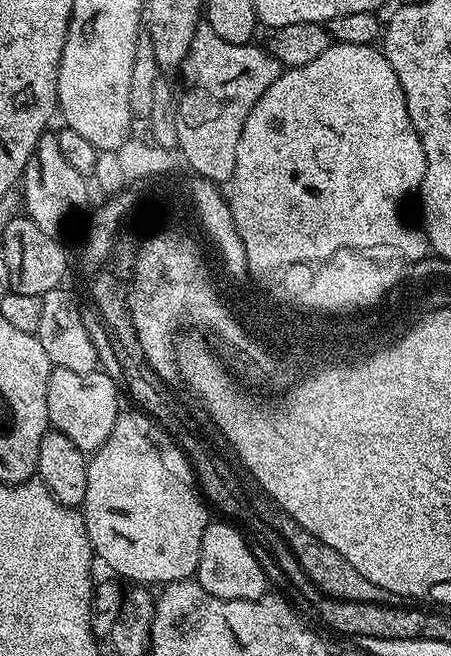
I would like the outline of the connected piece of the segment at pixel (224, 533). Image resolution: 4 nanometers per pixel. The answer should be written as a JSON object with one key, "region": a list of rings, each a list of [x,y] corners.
{"region":[[[210,522],[202,534],[200,561],[194,577],[197,584],[210,594],[227,600],[258,600],[265,595],[264,588],[269,587],[267,578],[259,565],[260,556],[252,553],[244,536],[232,524]]]}

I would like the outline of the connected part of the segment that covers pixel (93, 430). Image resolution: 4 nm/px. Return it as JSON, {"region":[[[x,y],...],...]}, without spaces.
{"region":[[[53,368],[46,386],[46,410],[49,425],[55,431],[66,434],[78,450],[85,454],[96,452],[110,438],[114,422],[122,415],[120,392],[117,381],[107,373],[97,370],[90,374],[77,374],[74,370]]]}

